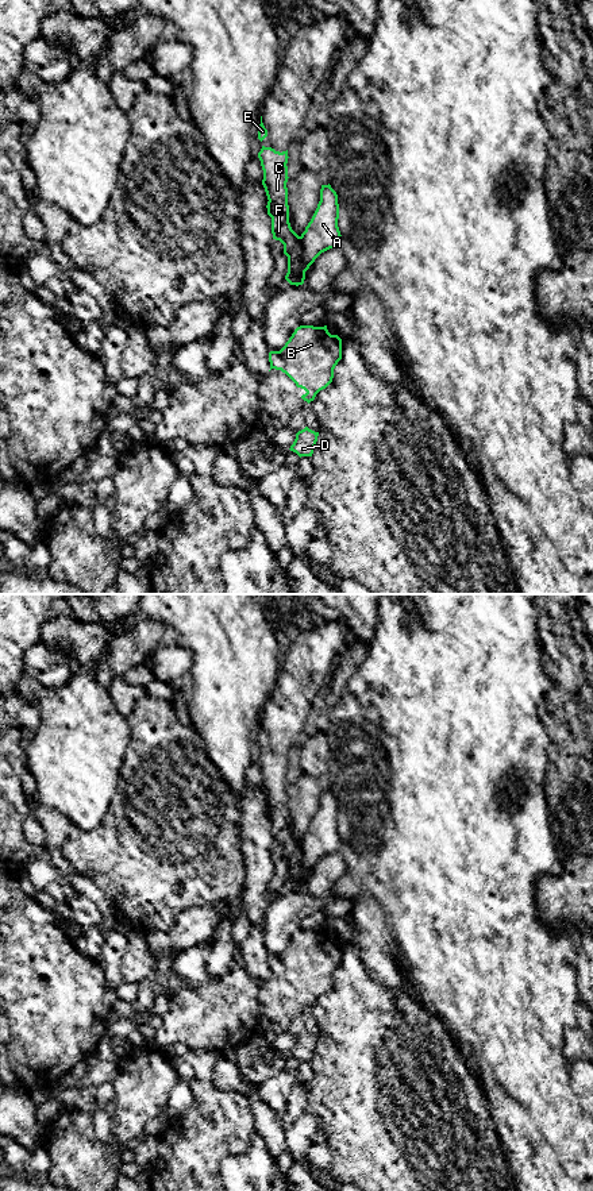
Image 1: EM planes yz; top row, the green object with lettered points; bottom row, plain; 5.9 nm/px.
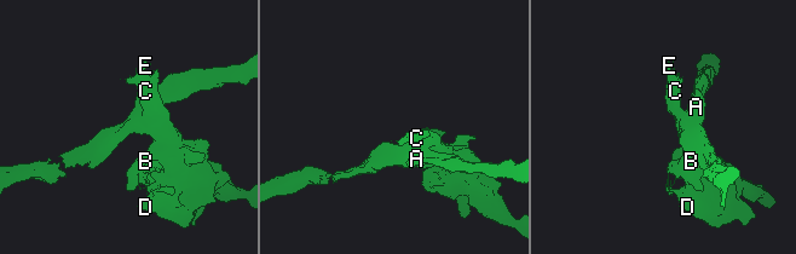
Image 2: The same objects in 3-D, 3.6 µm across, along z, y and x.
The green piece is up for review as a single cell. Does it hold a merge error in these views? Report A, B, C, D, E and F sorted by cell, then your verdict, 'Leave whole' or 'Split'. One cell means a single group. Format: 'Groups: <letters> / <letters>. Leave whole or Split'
Groups: A / B C D E F. Split

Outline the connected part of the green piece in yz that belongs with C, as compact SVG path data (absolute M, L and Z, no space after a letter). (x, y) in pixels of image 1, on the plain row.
M262 751L258 763L263 775L262 790L269 805L266 813L267 820L272 822L273 844L284 849L284 859L288 862L288 876L303 890L305 876L301 871L301 843L292 835L289 828L288 755L280 758Z

